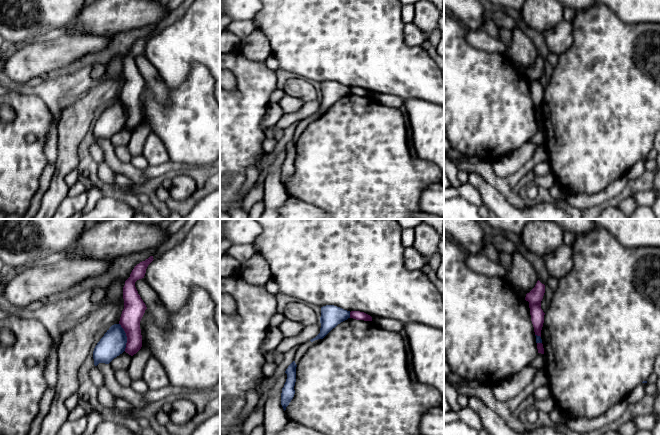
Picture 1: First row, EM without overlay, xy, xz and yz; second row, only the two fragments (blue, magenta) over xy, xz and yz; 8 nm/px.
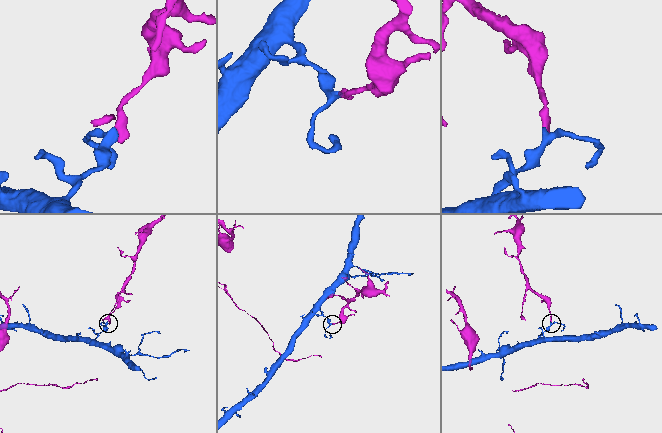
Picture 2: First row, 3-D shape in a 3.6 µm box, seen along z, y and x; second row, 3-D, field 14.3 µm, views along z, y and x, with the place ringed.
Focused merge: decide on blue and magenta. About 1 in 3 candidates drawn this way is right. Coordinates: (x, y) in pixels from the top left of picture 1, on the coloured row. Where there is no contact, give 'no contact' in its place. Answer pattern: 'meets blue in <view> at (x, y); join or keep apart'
meets blue in xy at (126, 337); keep apart

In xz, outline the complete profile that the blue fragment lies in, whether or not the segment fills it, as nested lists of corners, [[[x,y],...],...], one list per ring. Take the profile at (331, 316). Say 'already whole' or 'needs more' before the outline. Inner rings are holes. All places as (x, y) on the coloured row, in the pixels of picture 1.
already whole; [[[334,305],[321,307],[320,333],[310,341],[313,342],[318,339],[323,339],[333,328],[348,318],[350,318],[350,311]]]

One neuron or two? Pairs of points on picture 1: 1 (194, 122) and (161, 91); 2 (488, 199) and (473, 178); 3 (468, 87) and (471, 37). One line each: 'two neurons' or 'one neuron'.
1: two neurons
2: one neuron
3: two neurons

